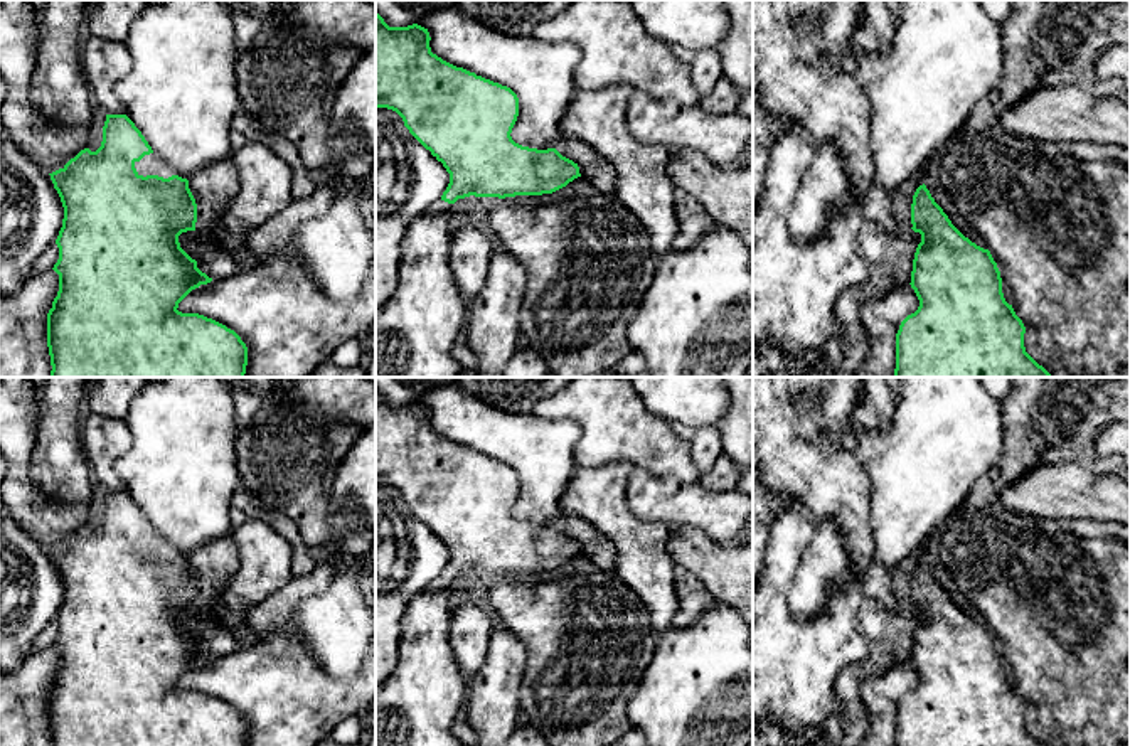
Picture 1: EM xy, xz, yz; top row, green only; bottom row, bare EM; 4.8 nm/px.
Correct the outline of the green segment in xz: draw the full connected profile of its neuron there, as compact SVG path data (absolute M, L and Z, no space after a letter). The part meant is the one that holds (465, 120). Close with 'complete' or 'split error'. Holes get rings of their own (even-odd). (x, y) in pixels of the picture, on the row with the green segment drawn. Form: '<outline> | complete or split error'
M376 13L376 108L396 111L409 133L450 173L441 199L426 209L434 217L460 205L465 197L515 197L552 194L581 177L578 163L556 148L537 150L510 136L519 116L517 94L498 83L456 67L429 47L428 29L413 24L389 27Z | split error

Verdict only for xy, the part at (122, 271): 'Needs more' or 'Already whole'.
Needs more

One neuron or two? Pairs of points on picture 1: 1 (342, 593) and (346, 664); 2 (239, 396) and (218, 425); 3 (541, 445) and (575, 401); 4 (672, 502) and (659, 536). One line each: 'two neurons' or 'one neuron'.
1: one neuron
2: two neurons
3: two neurons
4: two neurons

